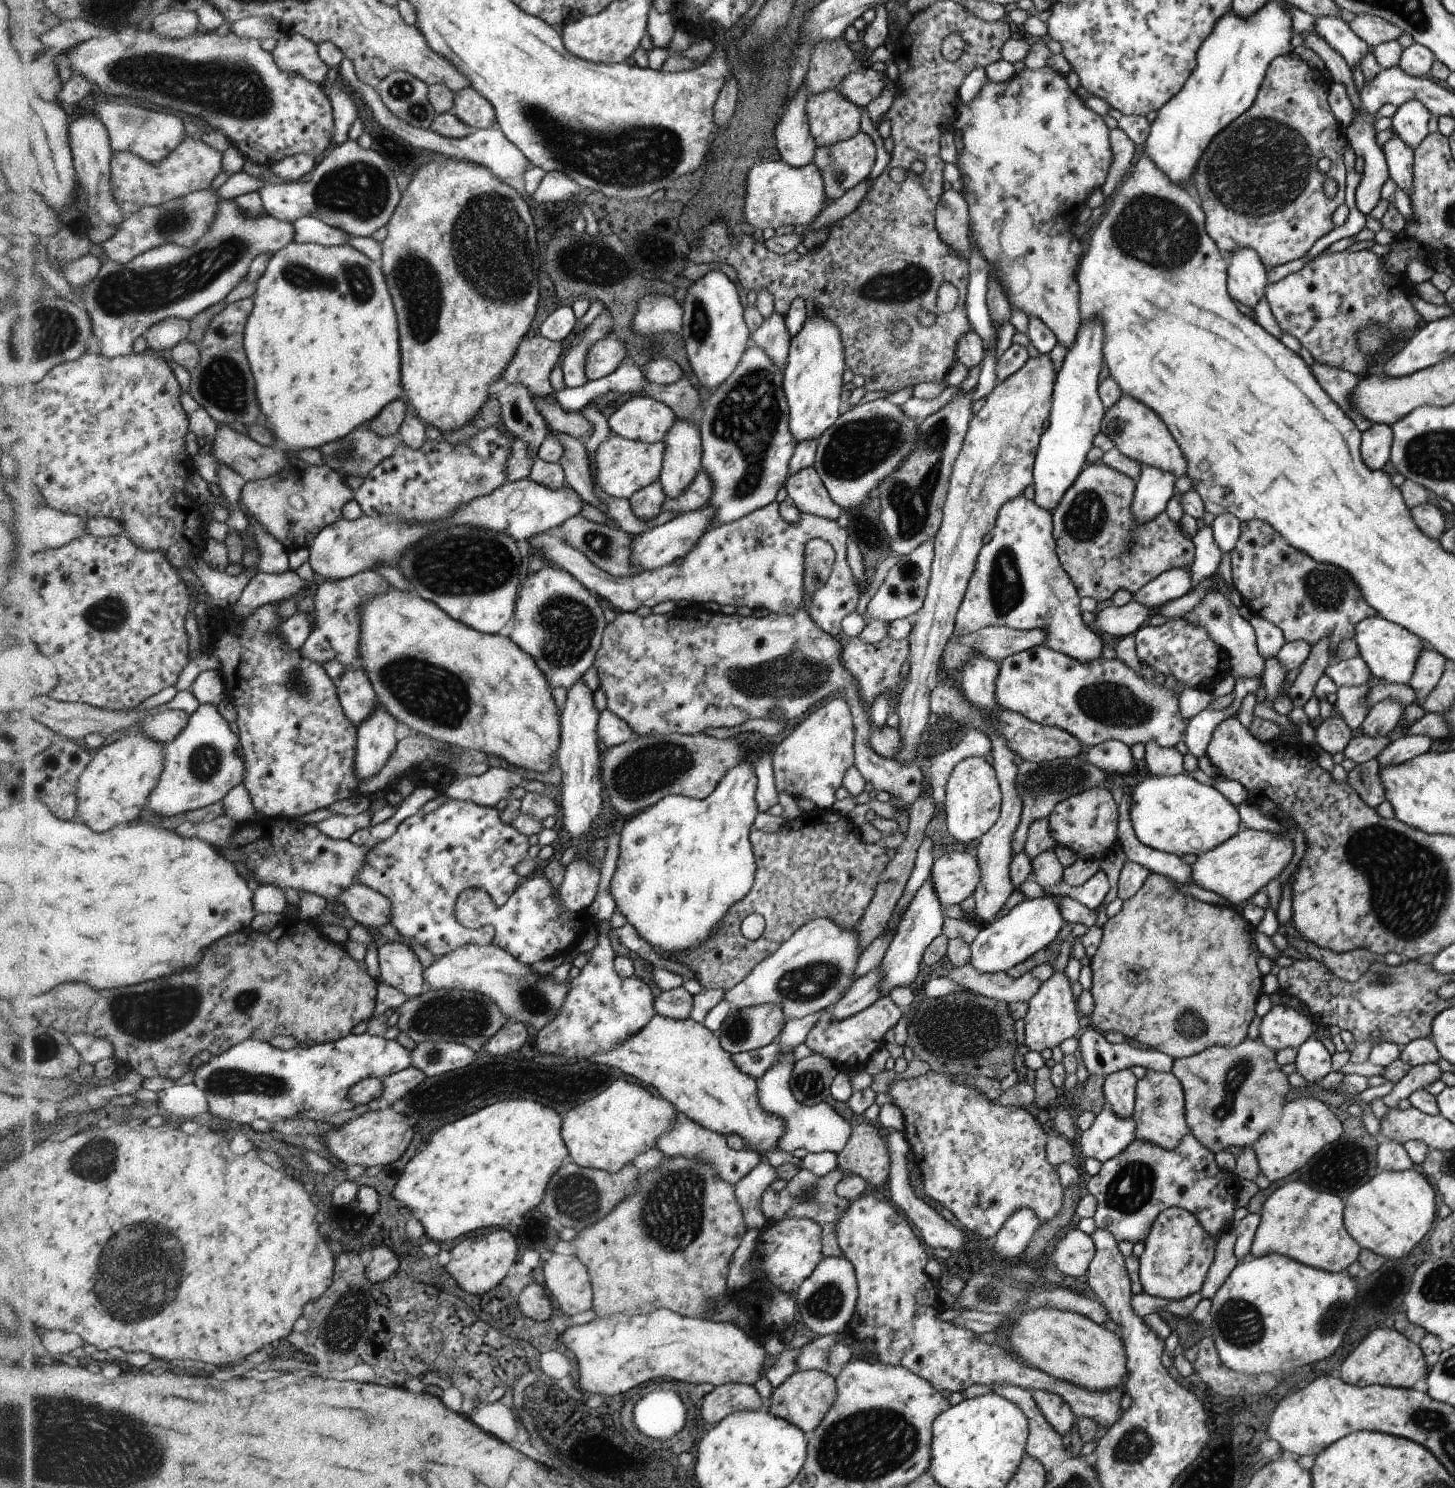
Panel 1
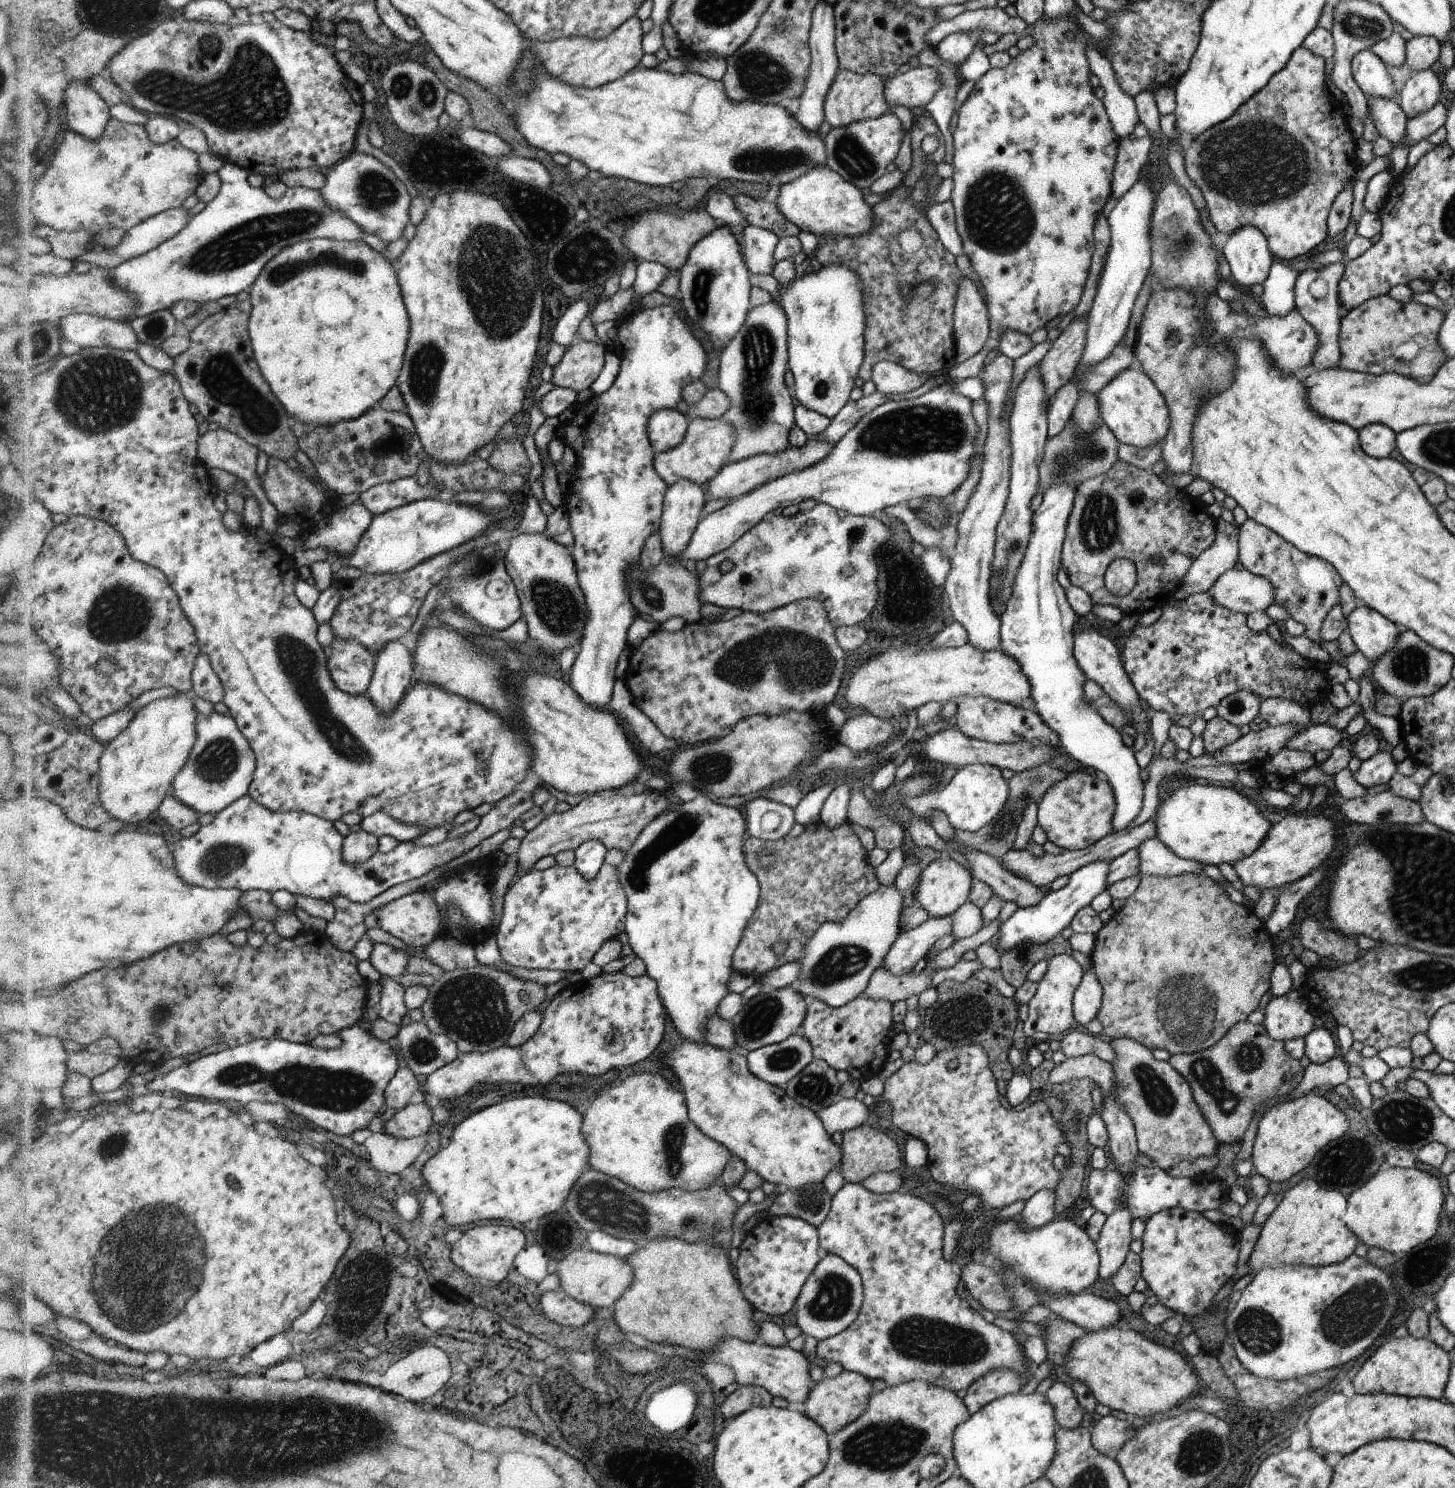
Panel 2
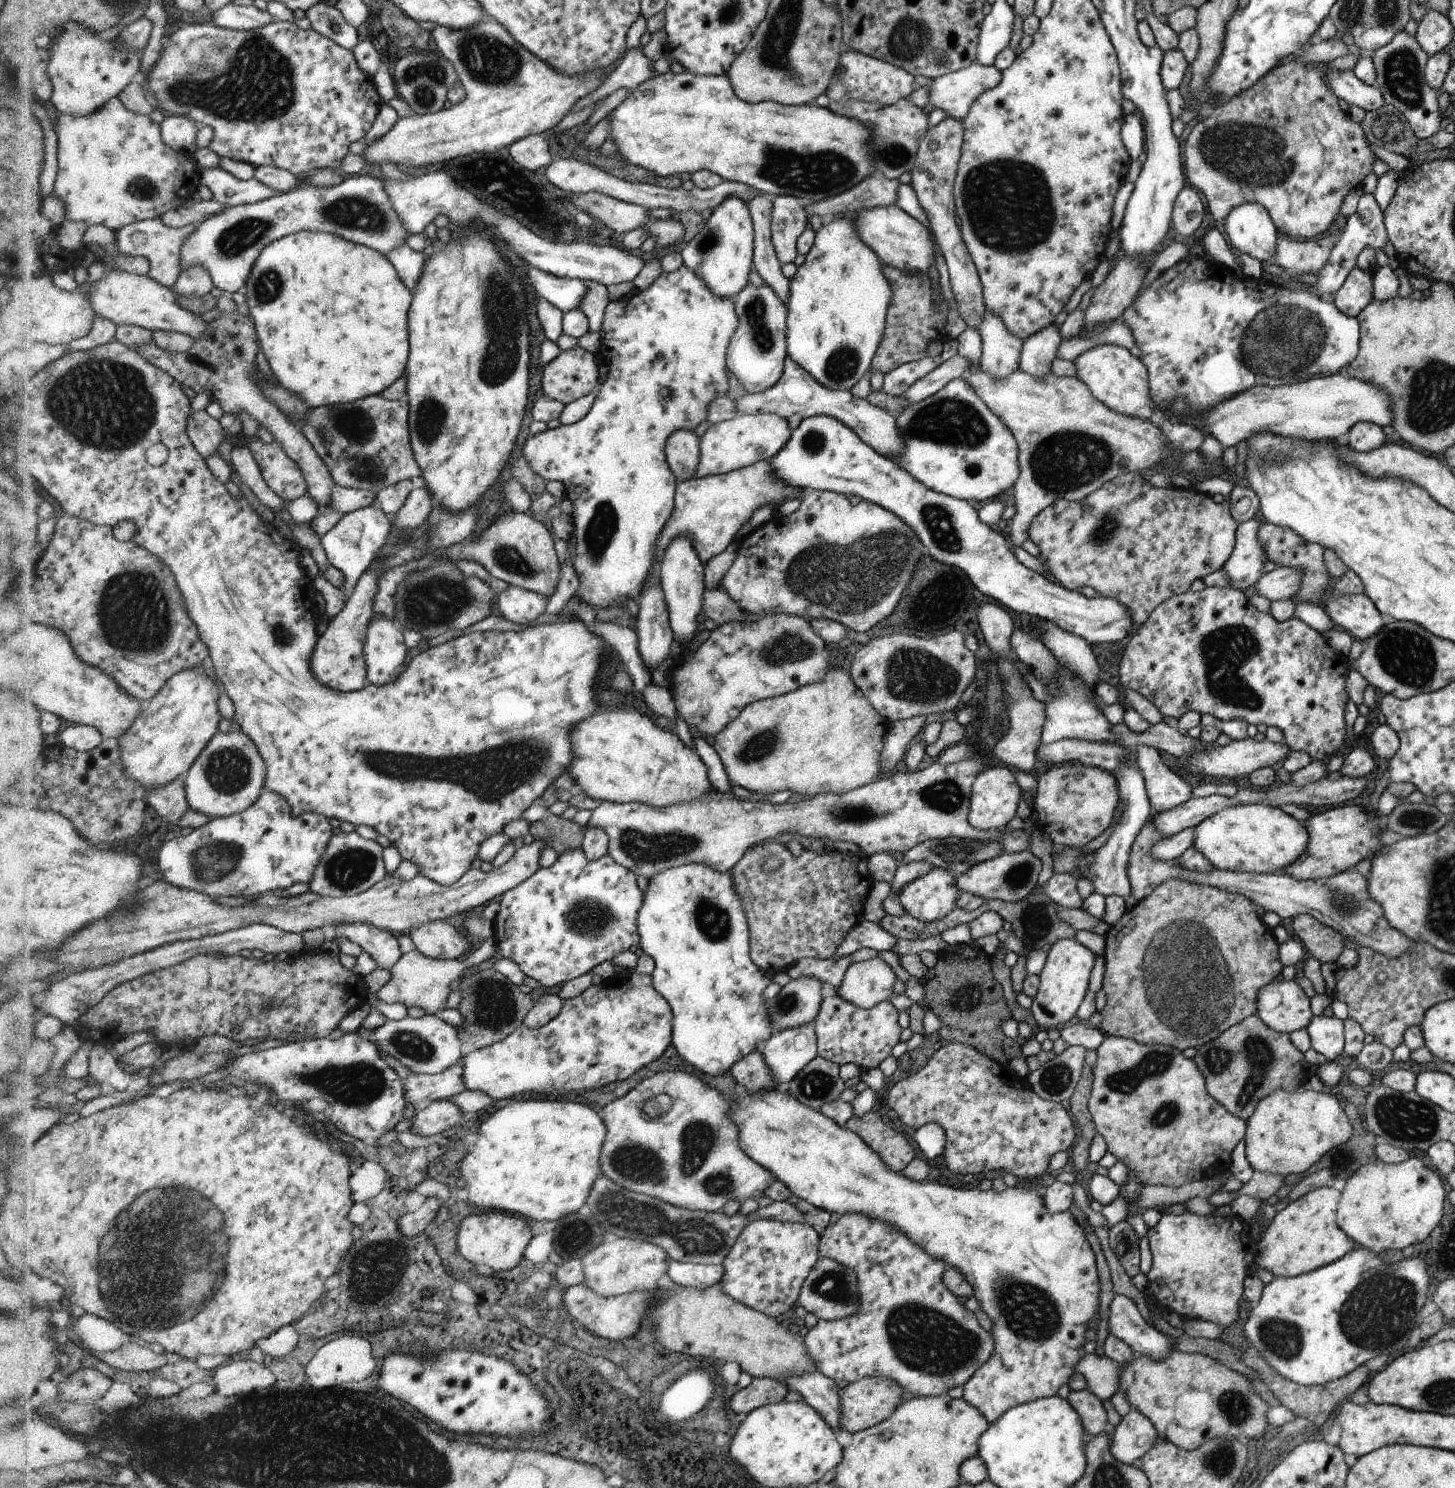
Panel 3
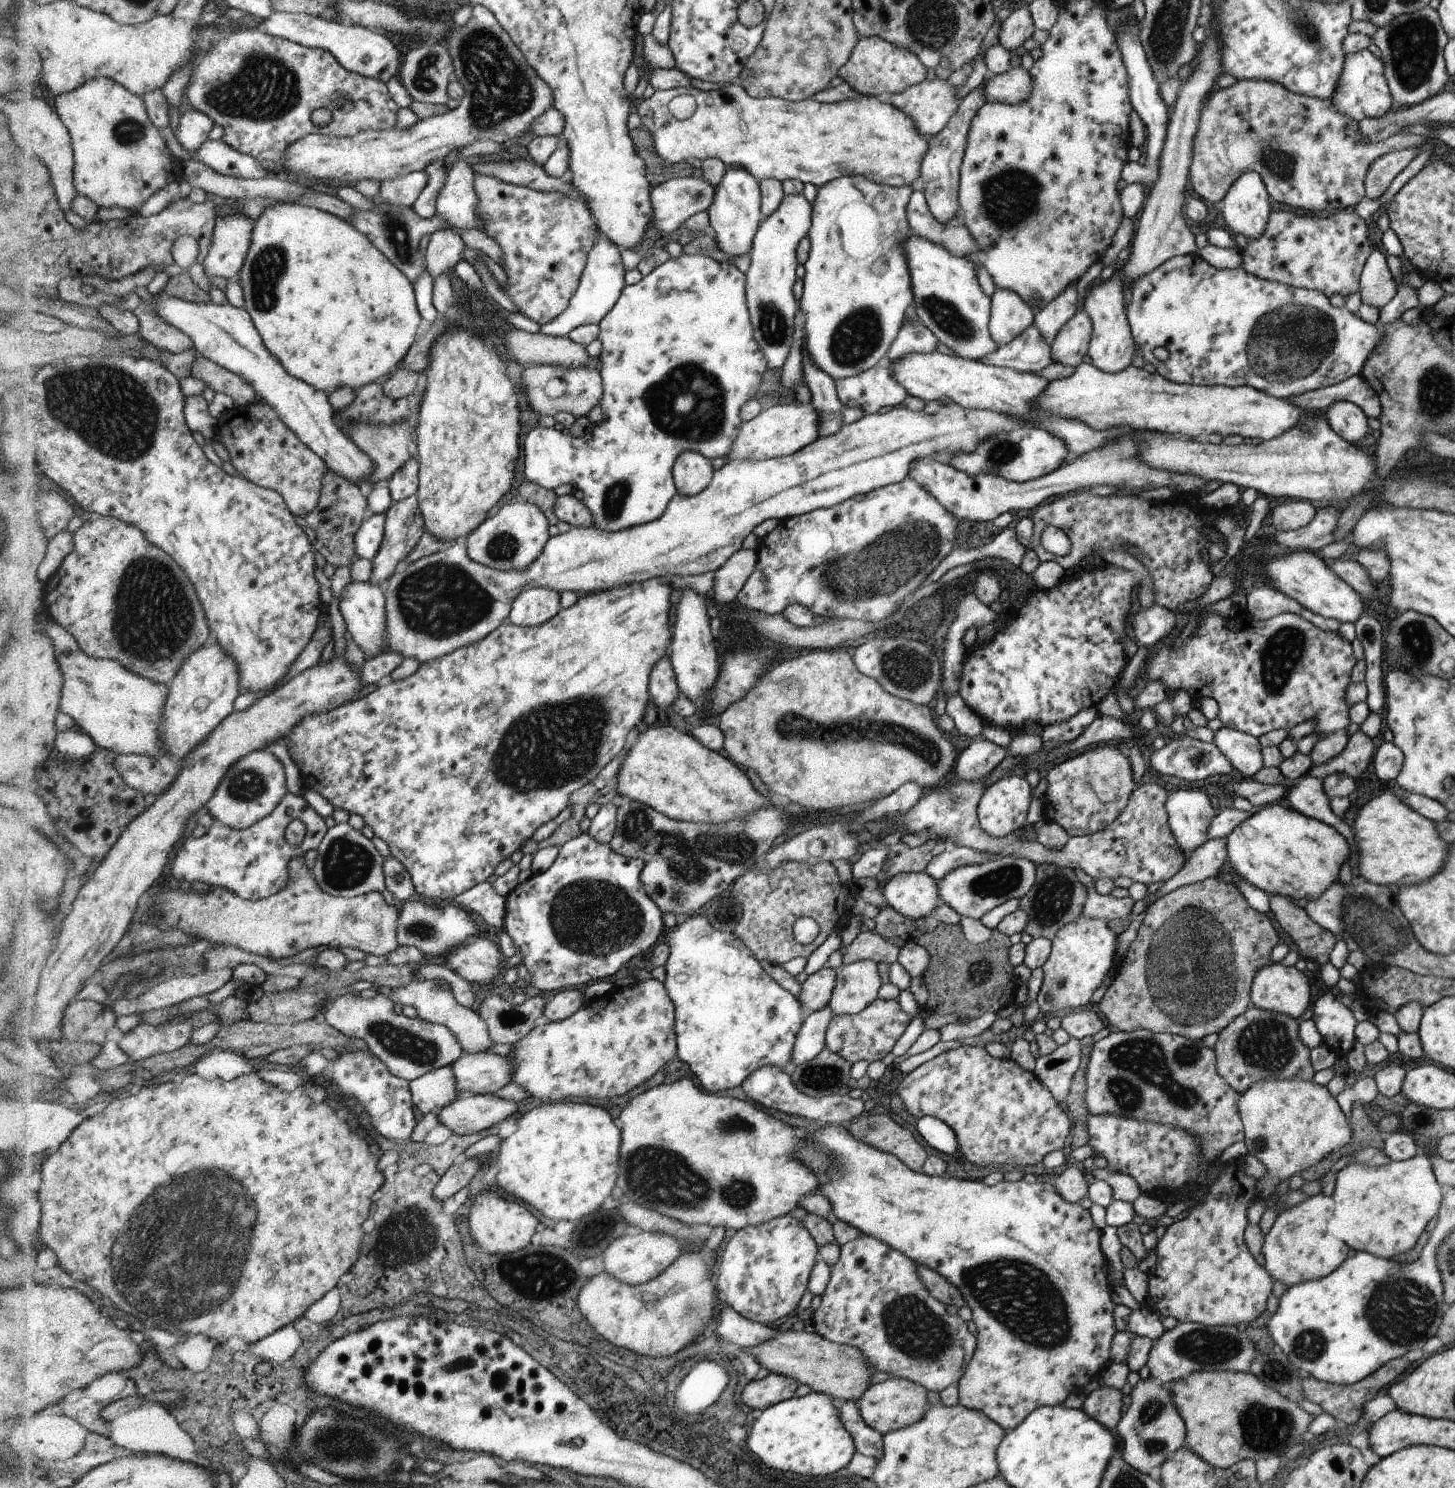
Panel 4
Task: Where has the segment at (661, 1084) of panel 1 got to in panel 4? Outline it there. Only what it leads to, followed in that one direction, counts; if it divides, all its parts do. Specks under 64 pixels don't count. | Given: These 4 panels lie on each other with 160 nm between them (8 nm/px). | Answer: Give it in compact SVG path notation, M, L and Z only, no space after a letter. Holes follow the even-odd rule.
M826 1125L824 1130L817 1132L804 1131L802 1136L807 1144L802 1150L795 1151L795 1157L804 1161L819 1178L821 1186L818 1194L829 1198L832 1204L833 1218L840 1219L861 1230L864 1235L888 1244L894 1250L910 1257L916 1264L924 1265L934 1270L953 1284L964 1297L965 1304L972 1310L972 1318L978 1329L978 1348L972 1362L965 1368L965 1373L959 1383L959 1403L969 1409L985 1411L994 1422L1006 1430L1016 1429L1040 1407L1062 1405L1070 1392L1084 1388L1092 1380L1098 1380L1100 1372L1108 1367L1110 1362L1110 1340L1116 1334L1114 1326L1114 1302L1112 1302L1112 1286L1108 1282L1108 1264L1104 1260L1100 1248L1100 1232L1096 1230L1090 1212L1082 1208L1080 1203L1064 1200L1054 1186L1049 1183L1030 1183L1024 1181L1000 1181L988 1186L980 1180L966 1180L958 1177L933 1177L926 1173L910 1170L906 1163L893 1154L886 1154L874 1147L869 1147L858 1138L852 1136L846 1126Z

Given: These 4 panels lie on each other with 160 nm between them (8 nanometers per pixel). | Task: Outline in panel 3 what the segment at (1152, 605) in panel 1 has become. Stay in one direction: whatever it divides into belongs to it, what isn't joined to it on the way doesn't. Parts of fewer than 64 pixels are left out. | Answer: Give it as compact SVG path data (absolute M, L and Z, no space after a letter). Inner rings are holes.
M1254 518L1239 523L1235 530L1235 545L1224 569L1231 578L1234 588L1244 590L1259 581L1267 562L1265 550L1259 541L1259 527L1266 523L1262 518Z

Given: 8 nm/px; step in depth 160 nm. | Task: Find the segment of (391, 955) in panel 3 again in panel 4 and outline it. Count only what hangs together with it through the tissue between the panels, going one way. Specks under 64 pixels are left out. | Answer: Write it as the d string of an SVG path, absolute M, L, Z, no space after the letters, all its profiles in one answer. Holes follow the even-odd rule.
M304 855L295 856L289 864L289 882L277 895L265 899L252 900L240 896L231 888L222 885L209 886L209 891L196 890L192 886L186 890L167 890L153 897L163 911L159 918L159 928L164 930L184 930L196 936L204 945L234 946L254 954L270 958L292 957L308 948L327 946L332 951L339 947L357 948L374 956L384 956L396 952L399 944L396 936L397 904L387 901L386 892L372 891L352 898L334 896L324 892L315 879L313 868L306 866Z

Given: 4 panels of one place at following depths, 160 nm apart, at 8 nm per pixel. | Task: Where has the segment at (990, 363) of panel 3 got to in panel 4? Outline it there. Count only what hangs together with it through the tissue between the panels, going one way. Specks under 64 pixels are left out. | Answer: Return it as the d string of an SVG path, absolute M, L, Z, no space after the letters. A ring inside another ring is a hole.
M996 289L991 298L989 331L999 346L1002 346L1021 335L1033 323L1035 315L1031 306L1013 290Z

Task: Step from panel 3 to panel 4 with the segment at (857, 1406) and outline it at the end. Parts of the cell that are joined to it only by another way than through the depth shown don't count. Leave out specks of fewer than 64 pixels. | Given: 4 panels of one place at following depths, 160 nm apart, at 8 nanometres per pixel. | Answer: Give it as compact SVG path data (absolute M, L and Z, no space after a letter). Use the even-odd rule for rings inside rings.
M892 1378L870 1385L861 1396L860 1402L862 1402L861 1417L864 1422L883 1435L916 1424L925 1417L926 1411L930 1408L926 1387L904 1378Z

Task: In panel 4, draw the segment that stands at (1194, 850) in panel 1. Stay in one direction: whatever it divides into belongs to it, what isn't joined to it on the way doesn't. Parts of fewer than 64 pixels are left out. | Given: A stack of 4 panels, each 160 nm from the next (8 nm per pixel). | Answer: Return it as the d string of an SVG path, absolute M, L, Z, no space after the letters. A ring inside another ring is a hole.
M1266 805L1252 814L1241 826L1237 826L1228 836L1228 854L1232 866L1248 882L1264 890L1268 895L1282 895L1290 899L1317 899L1339 882L1338 872L1352 854L1353 840L1338 833L1333 826L1304 816L1290 807Z

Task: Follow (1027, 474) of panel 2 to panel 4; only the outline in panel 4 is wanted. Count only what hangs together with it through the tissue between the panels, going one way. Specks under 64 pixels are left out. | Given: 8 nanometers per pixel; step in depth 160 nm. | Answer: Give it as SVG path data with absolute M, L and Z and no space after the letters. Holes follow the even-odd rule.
M1074 281L1073 285L1064 290L1064 293L1046 303L1035 315L1033 322L1036 323L1040 334L1050 346L1060 327L1064 326L1078 310L1080 297L1076 286L1078 286L1078 281Z

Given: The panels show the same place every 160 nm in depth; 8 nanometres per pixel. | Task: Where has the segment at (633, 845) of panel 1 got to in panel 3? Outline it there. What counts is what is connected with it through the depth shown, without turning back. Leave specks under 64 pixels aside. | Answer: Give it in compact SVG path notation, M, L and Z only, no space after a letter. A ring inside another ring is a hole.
M684 865L662 871L654 878L648 879L648 891L643 898L641 916L638 917L640 927L641 944L638 946L640 952L650 955L655 960L655 969L652 971L653 985L669 1002L674 1011L673 1020L673 1043L681 1058L692 1064L696 1070L708 1074L708 1076L722 1076L726 1074L739 1060L752 1054L759 1048L759 1045L770 1040L774 1034L773 1019L770 1018L770 1002L764 998L764 990L771 983L772 976L758 968L757 963L749 953L749 922L746 916L744 903L741 902L741 894L737 890L731 872L715 871L707 865Z

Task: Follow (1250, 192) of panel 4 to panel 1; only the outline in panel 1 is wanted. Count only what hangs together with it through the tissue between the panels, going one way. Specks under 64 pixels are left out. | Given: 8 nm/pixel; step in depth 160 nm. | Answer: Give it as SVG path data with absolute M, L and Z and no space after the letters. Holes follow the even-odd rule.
M1250 247L1236 249L1226 255L1228 260L1227 287L1234 302L1253 308L1265 296L1266 268L1259 254Z

